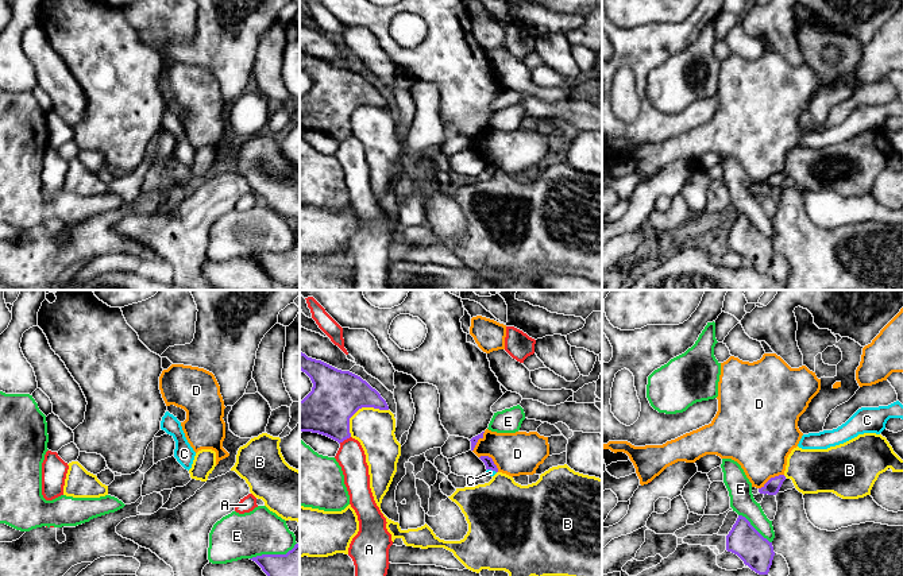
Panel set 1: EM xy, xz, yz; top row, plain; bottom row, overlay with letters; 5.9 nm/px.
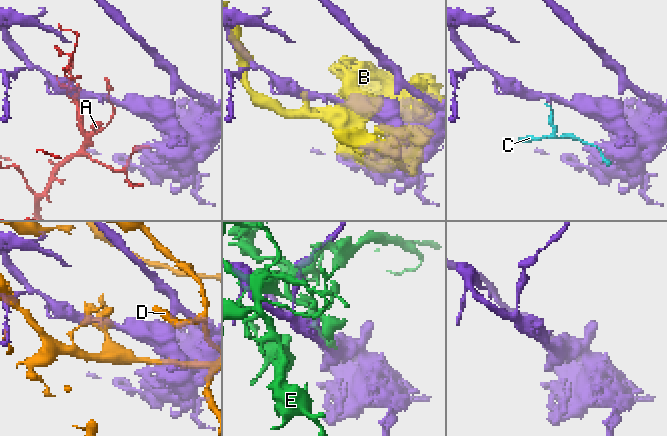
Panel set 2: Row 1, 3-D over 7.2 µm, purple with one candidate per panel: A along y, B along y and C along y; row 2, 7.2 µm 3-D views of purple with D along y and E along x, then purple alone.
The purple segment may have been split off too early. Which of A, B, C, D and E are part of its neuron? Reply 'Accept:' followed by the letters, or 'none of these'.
Accept: none of these

